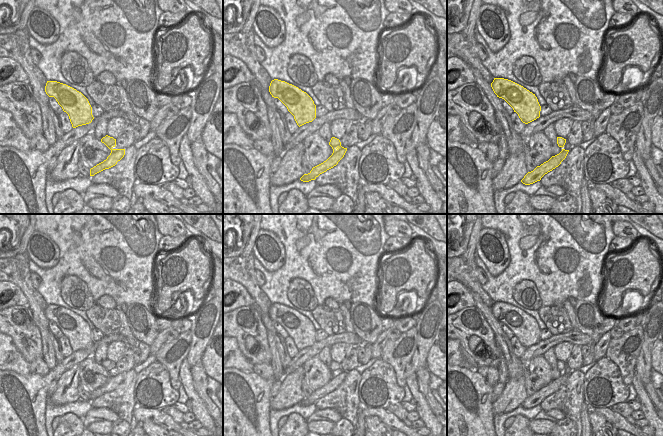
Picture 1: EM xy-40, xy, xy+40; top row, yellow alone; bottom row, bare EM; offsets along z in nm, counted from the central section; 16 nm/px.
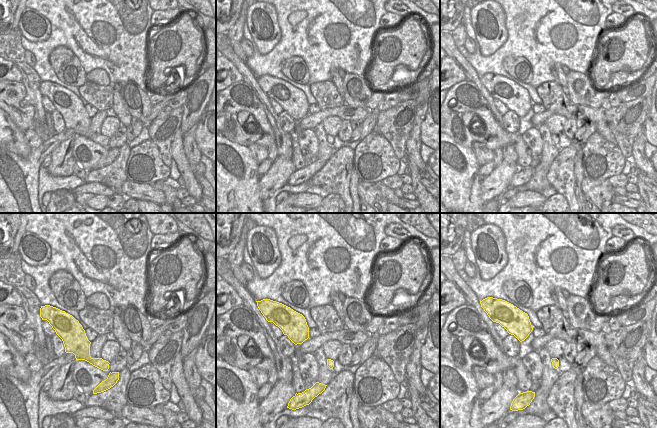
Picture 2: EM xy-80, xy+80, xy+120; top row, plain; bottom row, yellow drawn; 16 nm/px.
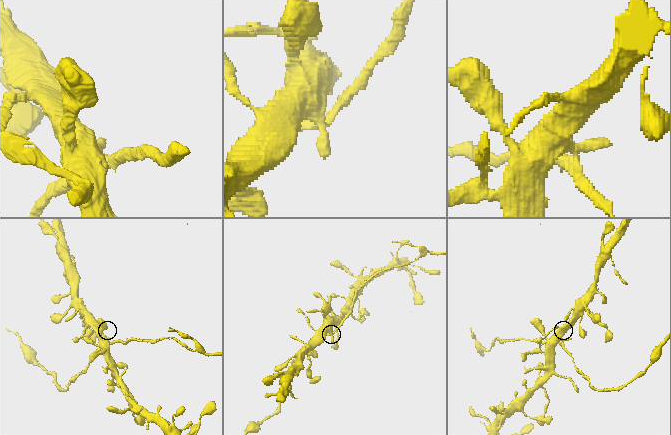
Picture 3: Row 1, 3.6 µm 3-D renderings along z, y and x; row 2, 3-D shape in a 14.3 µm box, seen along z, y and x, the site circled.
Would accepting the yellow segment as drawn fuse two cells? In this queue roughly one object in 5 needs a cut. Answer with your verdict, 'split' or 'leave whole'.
split

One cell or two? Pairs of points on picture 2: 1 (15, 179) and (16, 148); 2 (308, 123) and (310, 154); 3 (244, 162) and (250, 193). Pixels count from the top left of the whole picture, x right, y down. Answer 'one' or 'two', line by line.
1: two
2: two
3: one

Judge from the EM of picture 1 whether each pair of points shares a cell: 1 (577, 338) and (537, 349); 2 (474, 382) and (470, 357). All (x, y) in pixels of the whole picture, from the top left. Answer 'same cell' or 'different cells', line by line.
1: same cell
2: different cells

